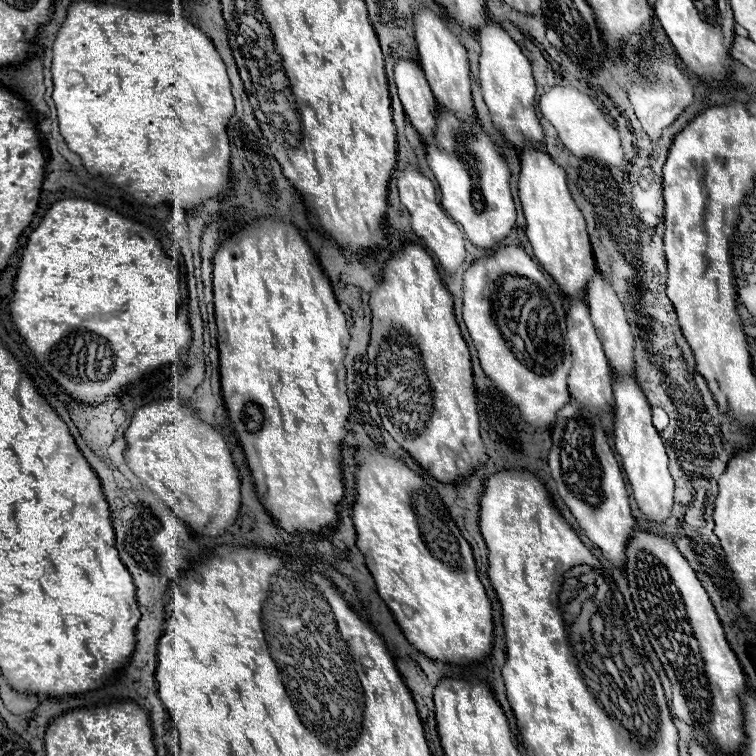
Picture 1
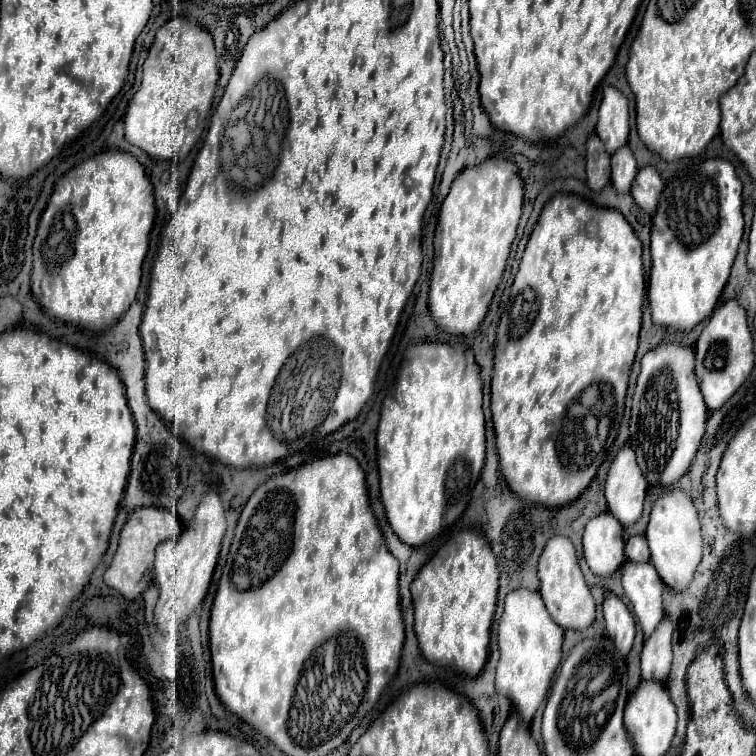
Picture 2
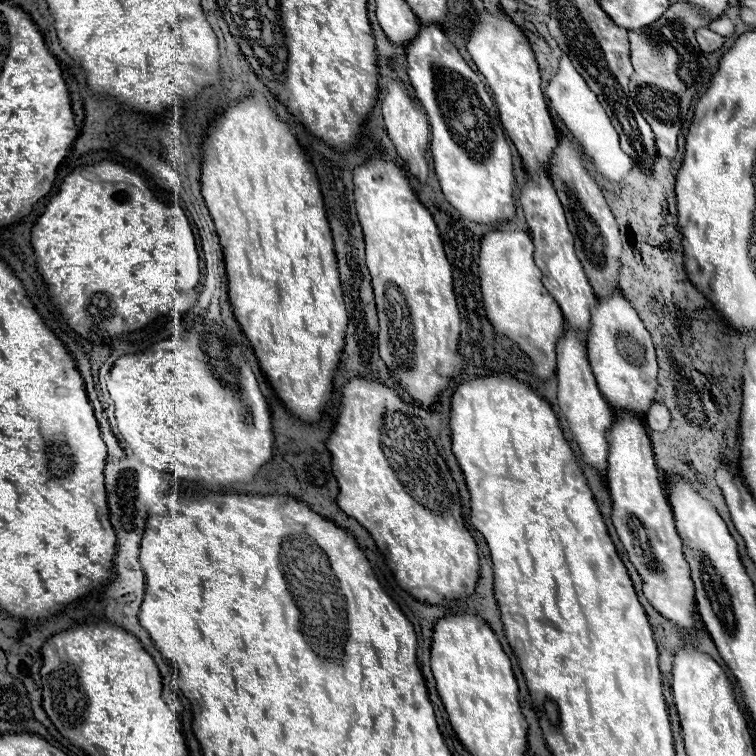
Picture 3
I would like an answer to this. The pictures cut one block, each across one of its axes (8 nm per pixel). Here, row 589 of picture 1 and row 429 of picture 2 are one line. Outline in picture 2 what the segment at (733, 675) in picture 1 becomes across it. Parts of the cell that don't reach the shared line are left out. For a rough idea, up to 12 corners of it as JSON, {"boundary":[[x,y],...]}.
{"boundary":[[694,350],[640,364],[630,446],[650,484],[688,472],[708,408]]}

